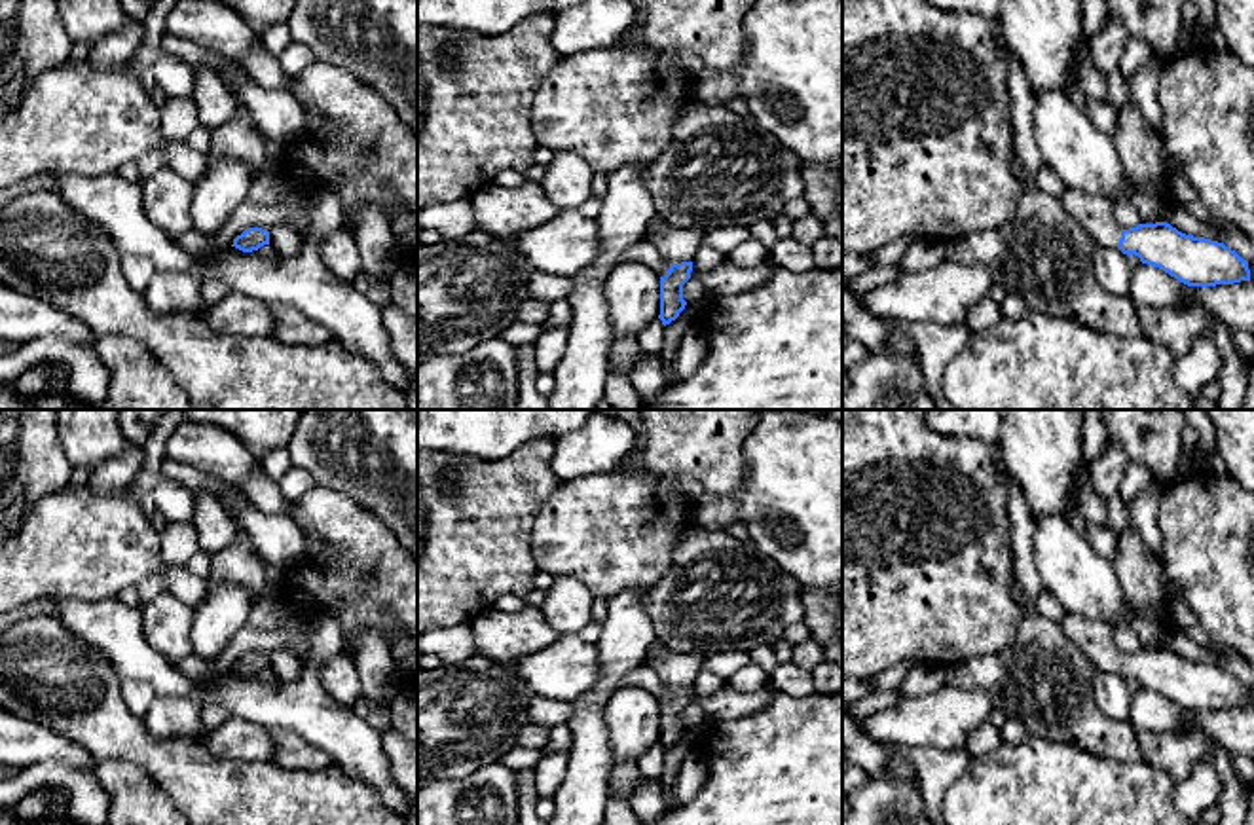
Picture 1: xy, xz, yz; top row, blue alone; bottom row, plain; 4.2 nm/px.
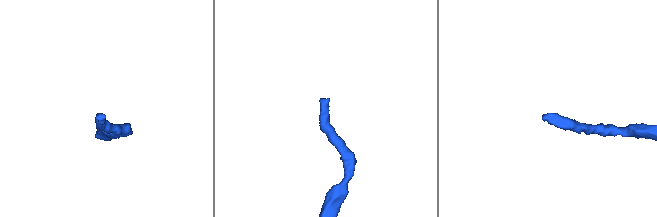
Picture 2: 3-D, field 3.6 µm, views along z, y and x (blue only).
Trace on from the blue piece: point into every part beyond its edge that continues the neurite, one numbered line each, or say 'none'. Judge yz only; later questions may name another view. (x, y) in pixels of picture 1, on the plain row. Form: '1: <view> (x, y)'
1: yz (1093, 638)

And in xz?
1: xz (676, 670)

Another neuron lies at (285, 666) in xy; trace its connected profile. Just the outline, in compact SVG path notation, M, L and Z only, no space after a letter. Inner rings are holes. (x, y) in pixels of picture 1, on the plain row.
M279 649L269 654L269 669L281 681L298 681L302 675L302 664L288 649Z

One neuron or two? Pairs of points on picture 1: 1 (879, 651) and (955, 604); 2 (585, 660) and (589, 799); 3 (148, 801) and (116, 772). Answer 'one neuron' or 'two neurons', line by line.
1: one neuron
2: two neurons
3: one neuron

